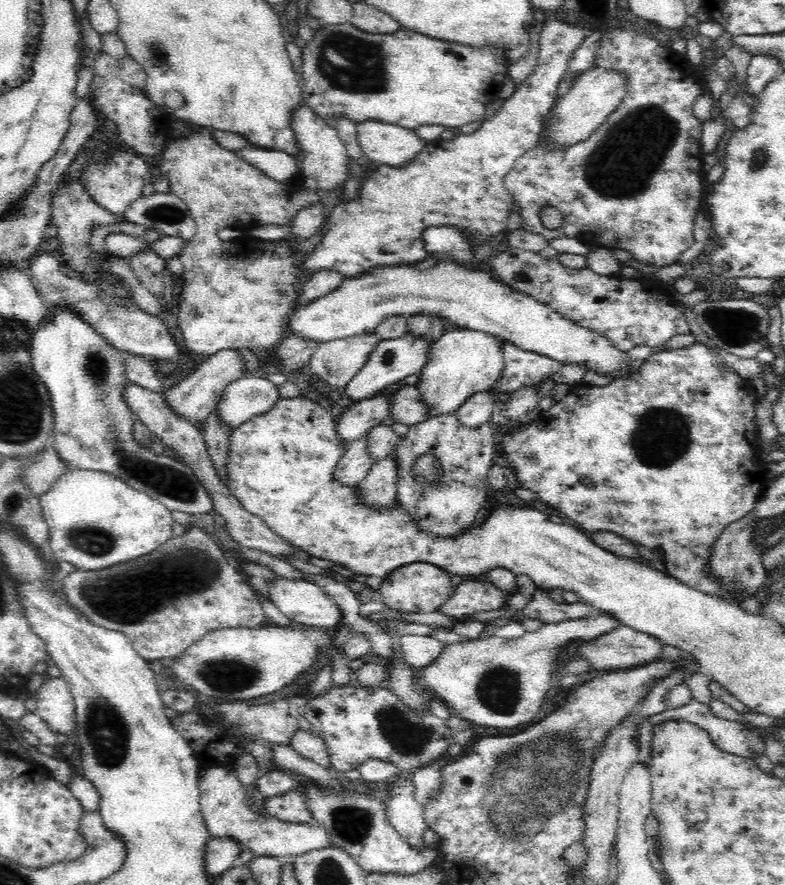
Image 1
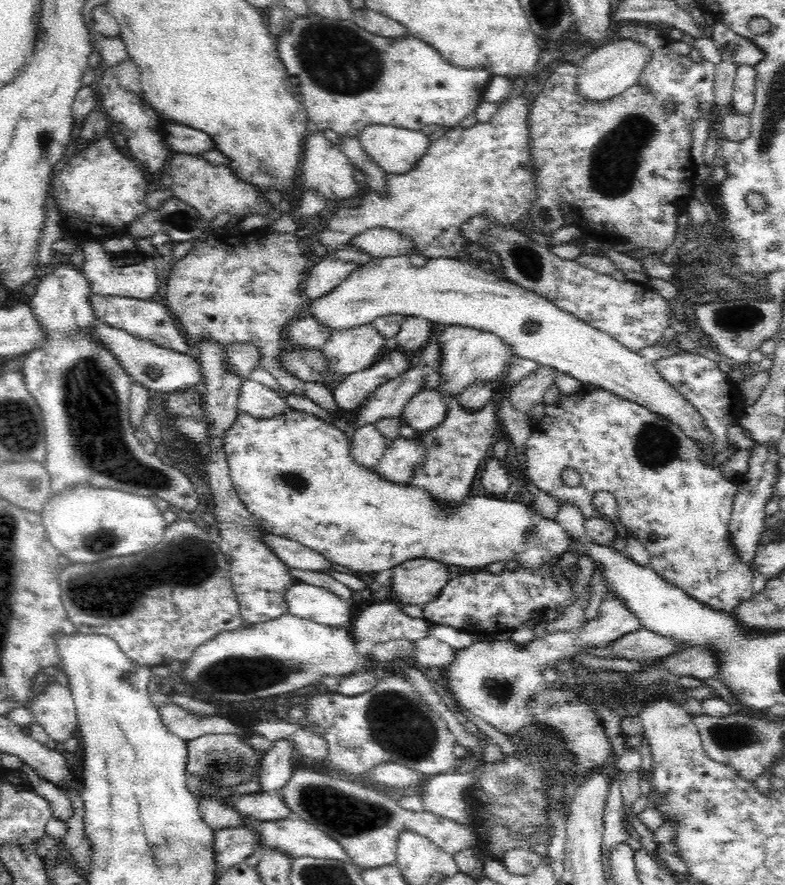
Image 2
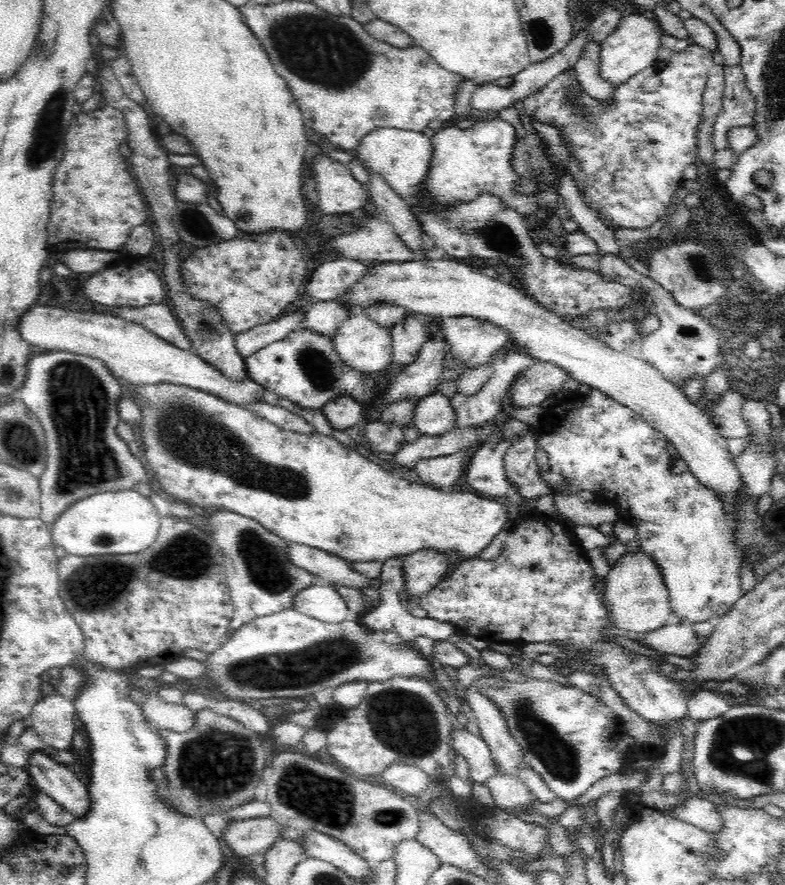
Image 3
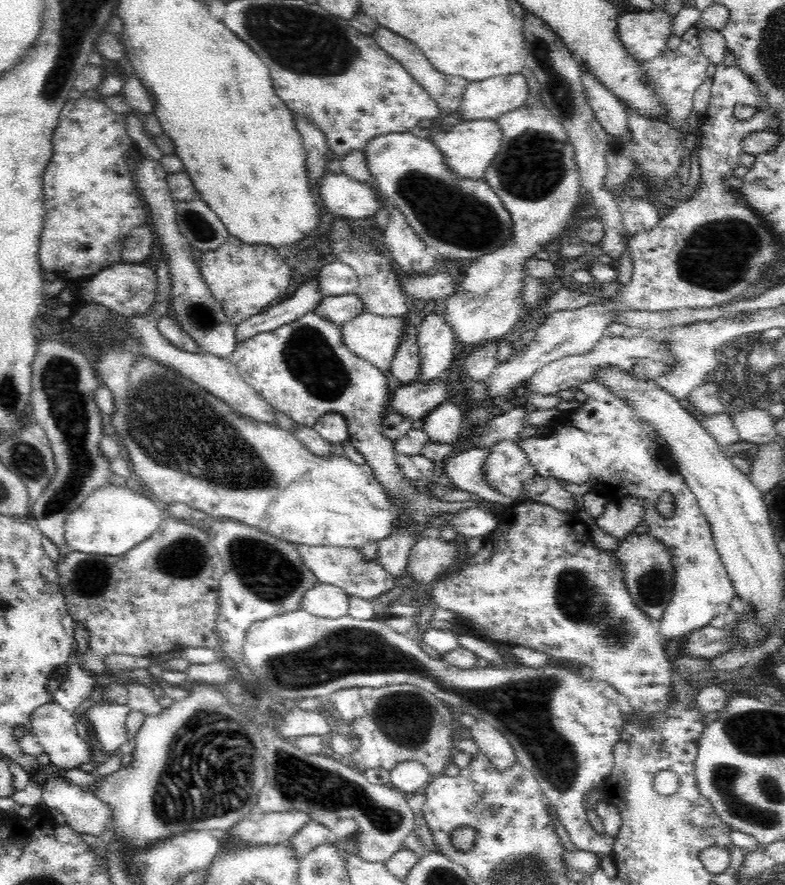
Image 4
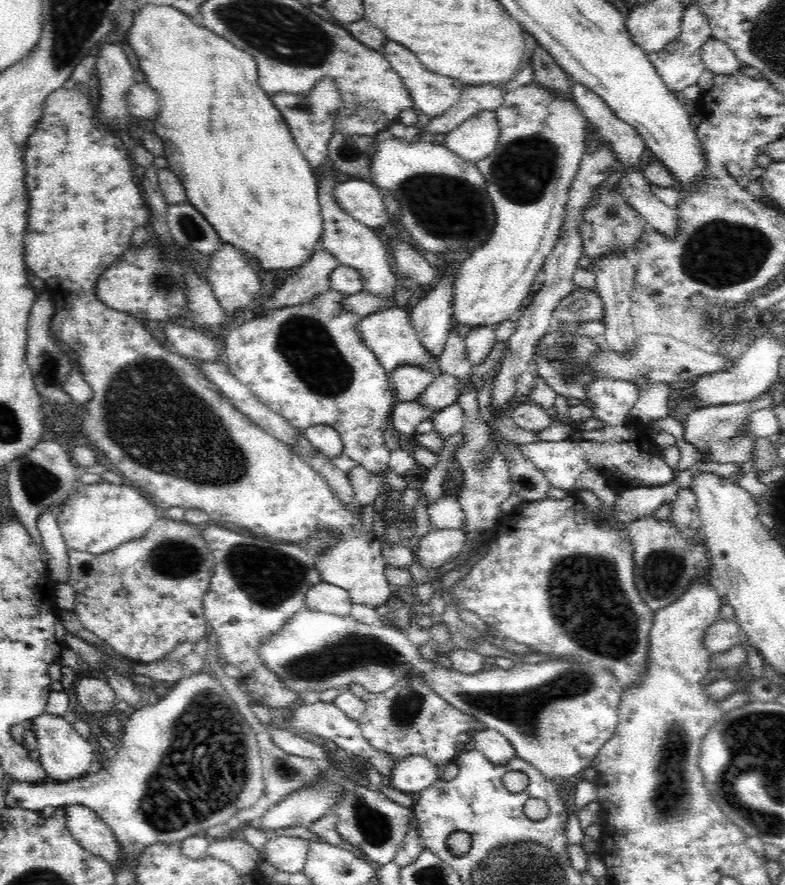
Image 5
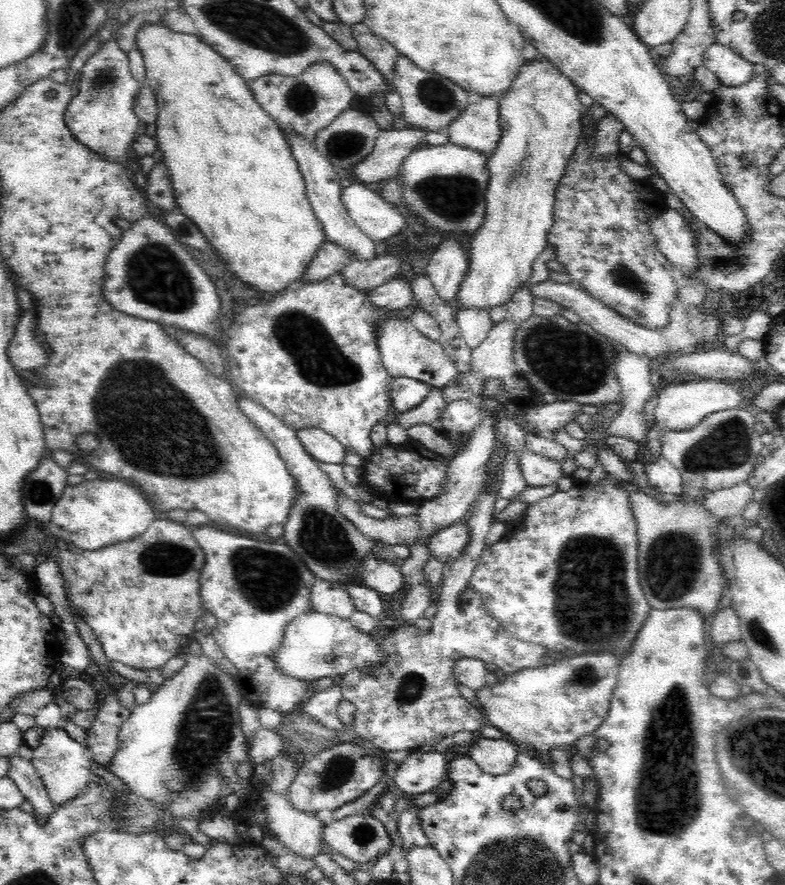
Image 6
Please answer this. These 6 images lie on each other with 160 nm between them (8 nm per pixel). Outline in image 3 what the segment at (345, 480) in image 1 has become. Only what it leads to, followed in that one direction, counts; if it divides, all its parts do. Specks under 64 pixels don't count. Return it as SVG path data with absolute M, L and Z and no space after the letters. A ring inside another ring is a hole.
M381 421L365 422L364 438L368 440L370 452L385 452L394 454L404 443L404 426L390 425Z

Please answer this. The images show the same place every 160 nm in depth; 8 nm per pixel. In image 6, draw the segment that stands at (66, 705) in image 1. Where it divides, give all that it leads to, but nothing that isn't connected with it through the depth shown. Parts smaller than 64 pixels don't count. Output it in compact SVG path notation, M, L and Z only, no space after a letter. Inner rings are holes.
M62 726L45 729L39 745L33 750L31 761L42 777L48 796L55 805L82 796L83 793L87 792L90 780L93 778L92 768L90 767L93 760L87 745L77 742Z

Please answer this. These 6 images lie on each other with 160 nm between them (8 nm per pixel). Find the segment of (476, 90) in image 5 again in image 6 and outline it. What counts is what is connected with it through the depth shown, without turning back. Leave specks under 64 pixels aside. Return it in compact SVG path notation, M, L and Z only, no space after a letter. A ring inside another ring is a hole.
M418 127L401 130L391 128L381 130L378 134L374 150L362 162L348 168L360 183L394 179L403 160L412 152L414 146L425 142L430 131Z

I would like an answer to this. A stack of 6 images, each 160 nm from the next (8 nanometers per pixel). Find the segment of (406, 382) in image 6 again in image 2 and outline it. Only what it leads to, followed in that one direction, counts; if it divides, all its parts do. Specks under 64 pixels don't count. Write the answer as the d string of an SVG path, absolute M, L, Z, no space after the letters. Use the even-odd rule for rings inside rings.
M408 315L401 324L400 332L396 334L397 346L399 350L409 354L420 353L436 329L437 326L431 321Z

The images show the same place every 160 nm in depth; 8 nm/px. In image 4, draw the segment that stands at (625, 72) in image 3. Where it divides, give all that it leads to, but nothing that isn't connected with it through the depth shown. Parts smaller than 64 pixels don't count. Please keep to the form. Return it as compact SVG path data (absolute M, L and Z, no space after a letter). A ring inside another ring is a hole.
M630 10L617 20L617 33L634 62L643 63L667 50L666 41L672 33L673 18L665 11Z

